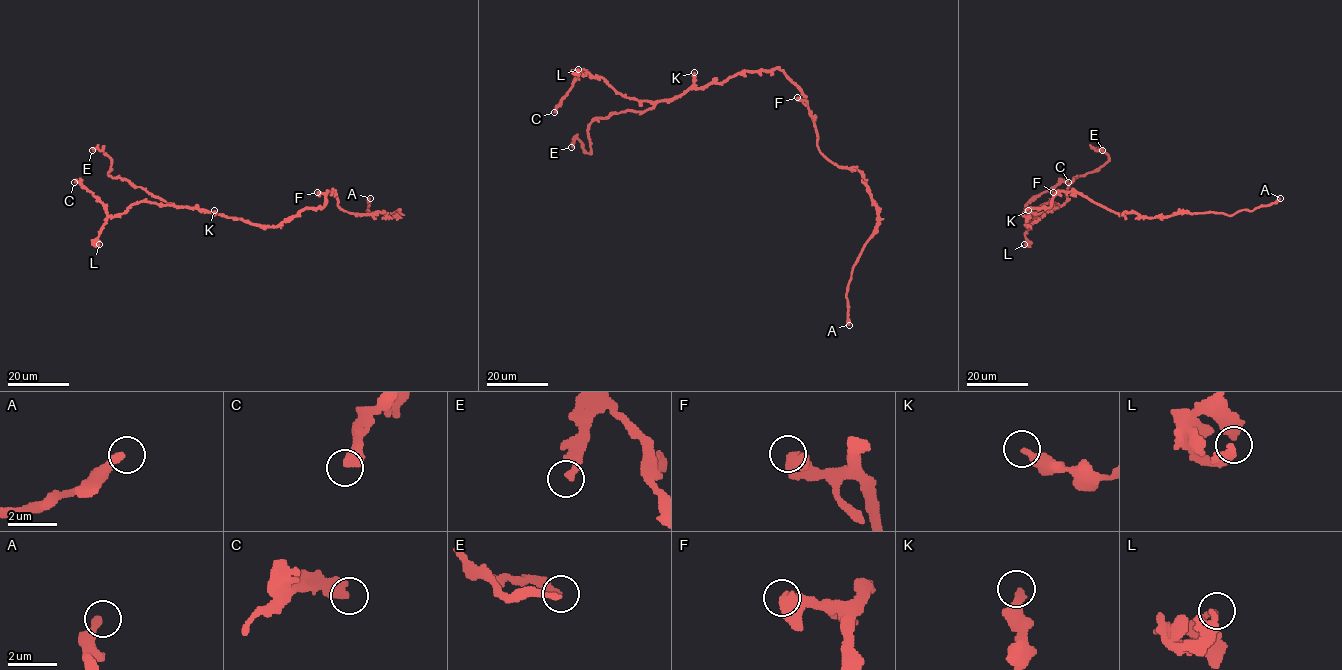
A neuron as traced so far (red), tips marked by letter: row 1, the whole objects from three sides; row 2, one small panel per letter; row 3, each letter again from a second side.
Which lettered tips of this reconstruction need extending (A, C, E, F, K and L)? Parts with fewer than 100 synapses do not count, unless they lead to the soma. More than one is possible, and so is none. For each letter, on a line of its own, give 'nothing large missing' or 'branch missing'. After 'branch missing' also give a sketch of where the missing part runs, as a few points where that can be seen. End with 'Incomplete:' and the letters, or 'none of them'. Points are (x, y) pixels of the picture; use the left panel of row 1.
A: branch missing; course (370, 198), (347, 170), (259, 135), (227, 107), (221, 78), (263, 64), (270, 42), (195, 9)
C: nothing large missing
E: nothing large missing
F: nothing large missing
K: nothing large missing
L: nothing large missing
Incomplete: A

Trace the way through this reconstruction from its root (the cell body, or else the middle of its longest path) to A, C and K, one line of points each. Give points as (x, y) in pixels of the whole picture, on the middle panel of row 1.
A: (792, 81), (807, 103), (819, 150), (839, 167), (857, 169), (876, 207), (877, 228), (847, 287), (849, 325)
C: (792, 81), (777, 68), (741, 71), (723, 82), (652, 102), (624, 97), (603, 78), (584, 70), (554, 112)
K: (792, 81), (782, 71), (772, 68), (741, 71), (723, 82), (697, 88), (694, 72)

